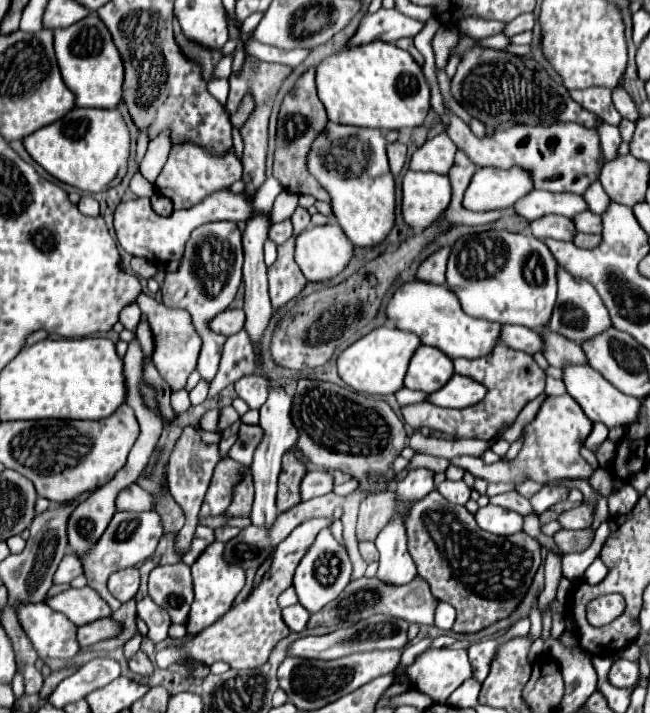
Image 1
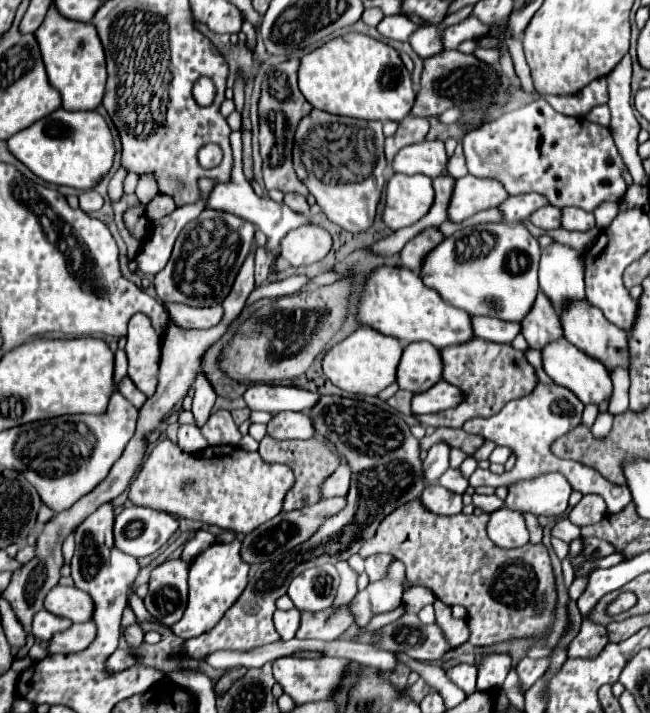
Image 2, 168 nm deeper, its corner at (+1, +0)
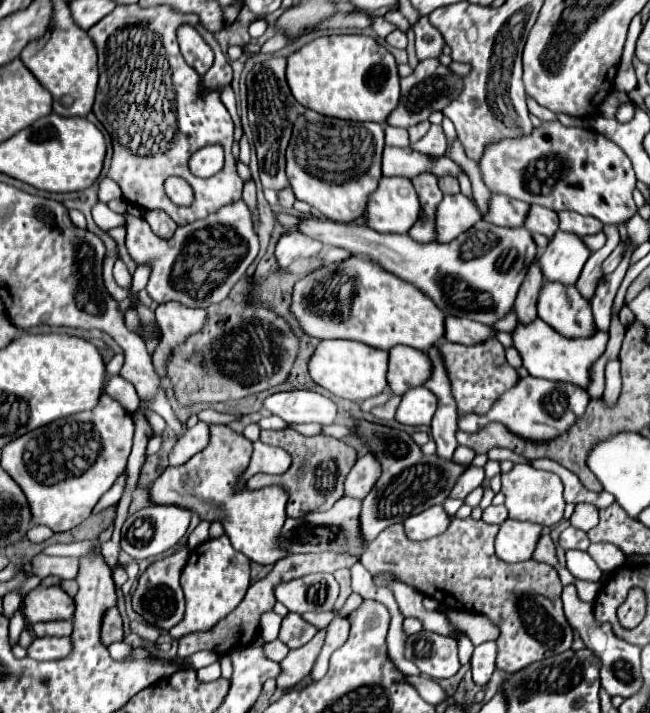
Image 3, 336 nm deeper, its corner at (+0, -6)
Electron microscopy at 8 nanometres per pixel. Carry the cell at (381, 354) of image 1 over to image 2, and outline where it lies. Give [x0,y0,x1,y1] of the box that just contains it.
[322,326,404,396]

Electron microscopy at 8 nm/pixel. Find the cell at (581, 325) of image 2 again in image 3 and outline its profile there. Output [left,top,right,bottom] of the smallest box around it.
[537,280,595,338]

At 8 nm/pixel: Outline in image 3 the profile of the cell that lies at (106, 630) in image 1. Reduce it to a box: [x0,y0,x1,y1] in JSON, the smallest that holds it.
[27,638,71,660]

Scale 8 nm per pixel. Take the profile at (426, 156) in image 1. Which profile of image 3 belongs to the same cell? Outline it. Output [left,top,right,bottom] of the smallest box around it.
[381,146,463,178]

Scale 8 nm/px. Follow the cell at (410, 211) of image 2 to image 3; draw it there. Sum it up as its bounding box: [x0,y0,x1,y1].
[365,178,419,234]

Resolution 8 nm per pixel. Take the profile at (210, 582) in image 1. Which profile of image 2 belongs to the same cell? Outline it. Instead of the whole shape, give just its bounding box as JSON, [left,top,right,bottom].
[170,540,248,640]

